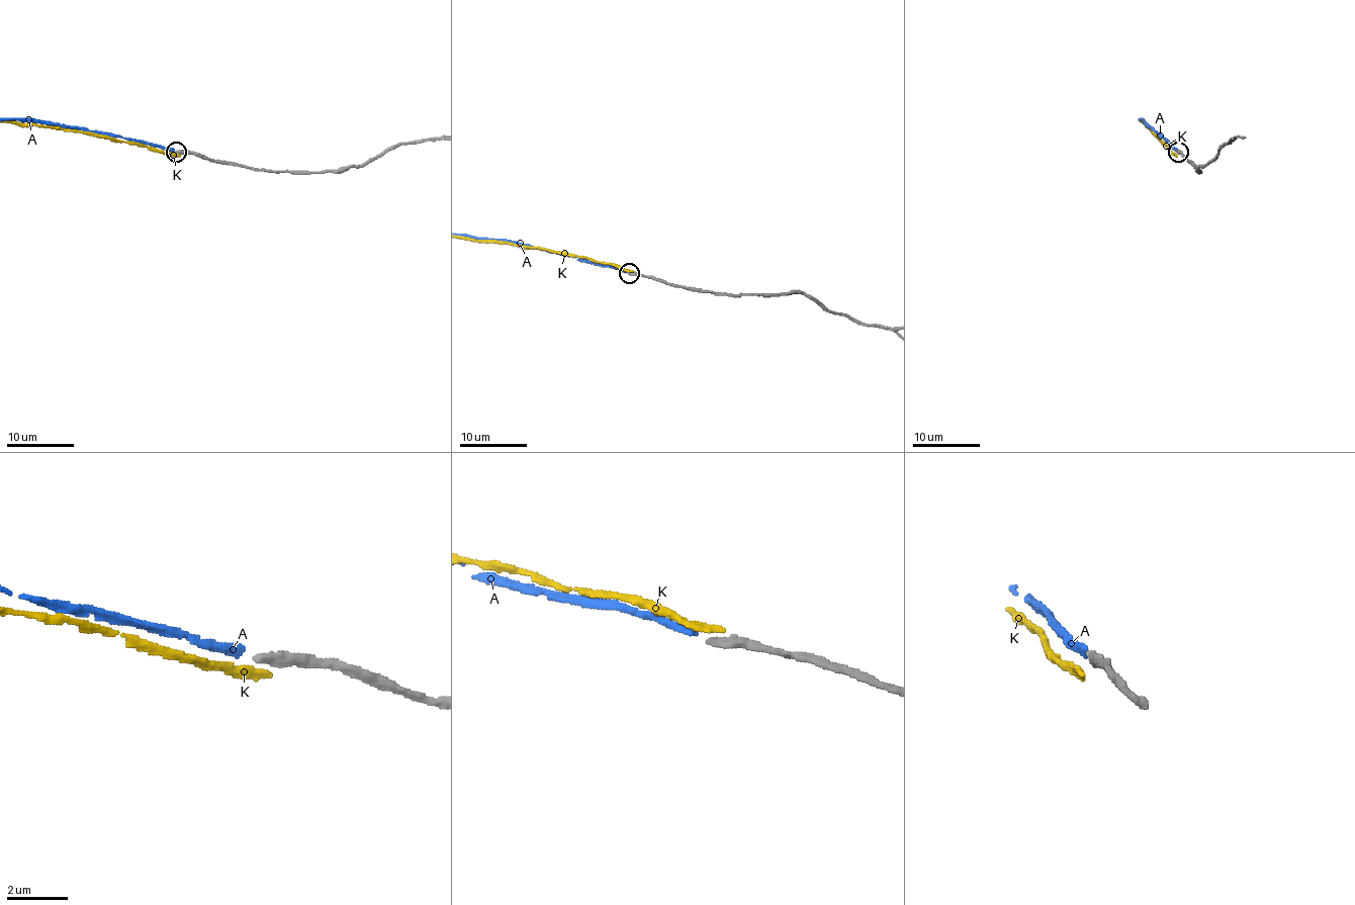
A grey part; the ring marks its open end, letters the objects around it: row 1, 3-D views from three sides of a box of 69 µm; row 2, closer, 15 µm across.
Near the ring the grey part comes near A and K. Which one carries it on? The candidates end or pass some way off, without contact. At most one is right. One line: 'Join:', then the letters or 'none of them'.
Join: A

